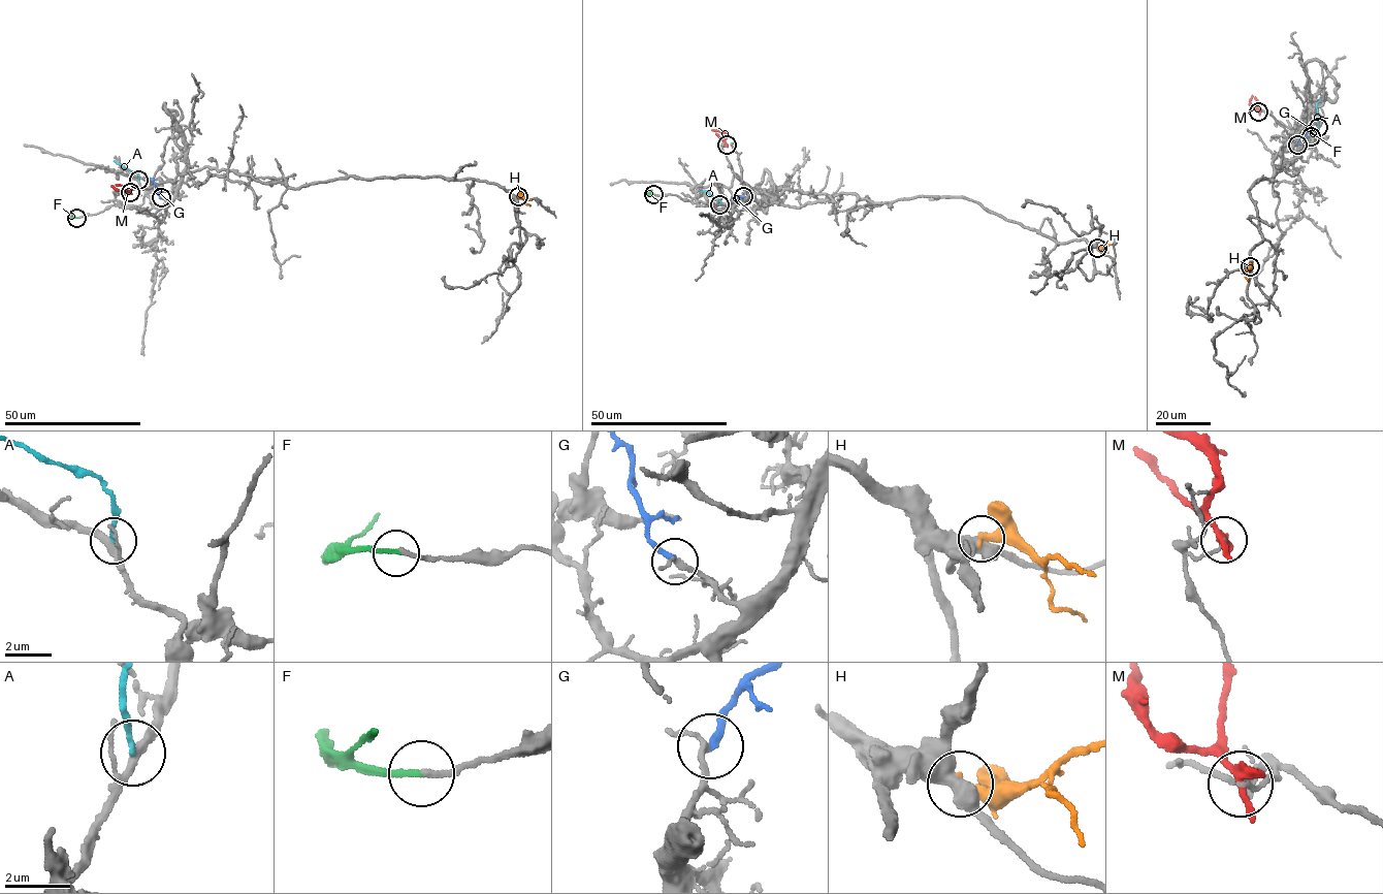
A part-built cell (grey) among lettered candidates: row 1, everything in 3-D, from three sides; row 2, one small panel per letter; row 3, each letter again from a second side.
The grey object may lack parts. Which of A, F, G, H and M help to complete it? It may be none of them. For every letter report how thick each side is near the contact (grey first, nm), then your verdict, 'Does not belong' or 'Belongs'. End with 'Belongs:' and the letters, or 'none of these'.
A: Thickness 240 nm (grey) against 170 nm. Does not belong
F: Thickness 200 nm (grey) against 180 nm. Belongs
G: Thickness 150 nm (grey) against 240 nm. Belongs
H: Thickness 550 nm (grey) against 400 nm. Does not belong
M: Thickness 110 nm (grey) against 440 nm. Does not belong
Belongs: F, G

